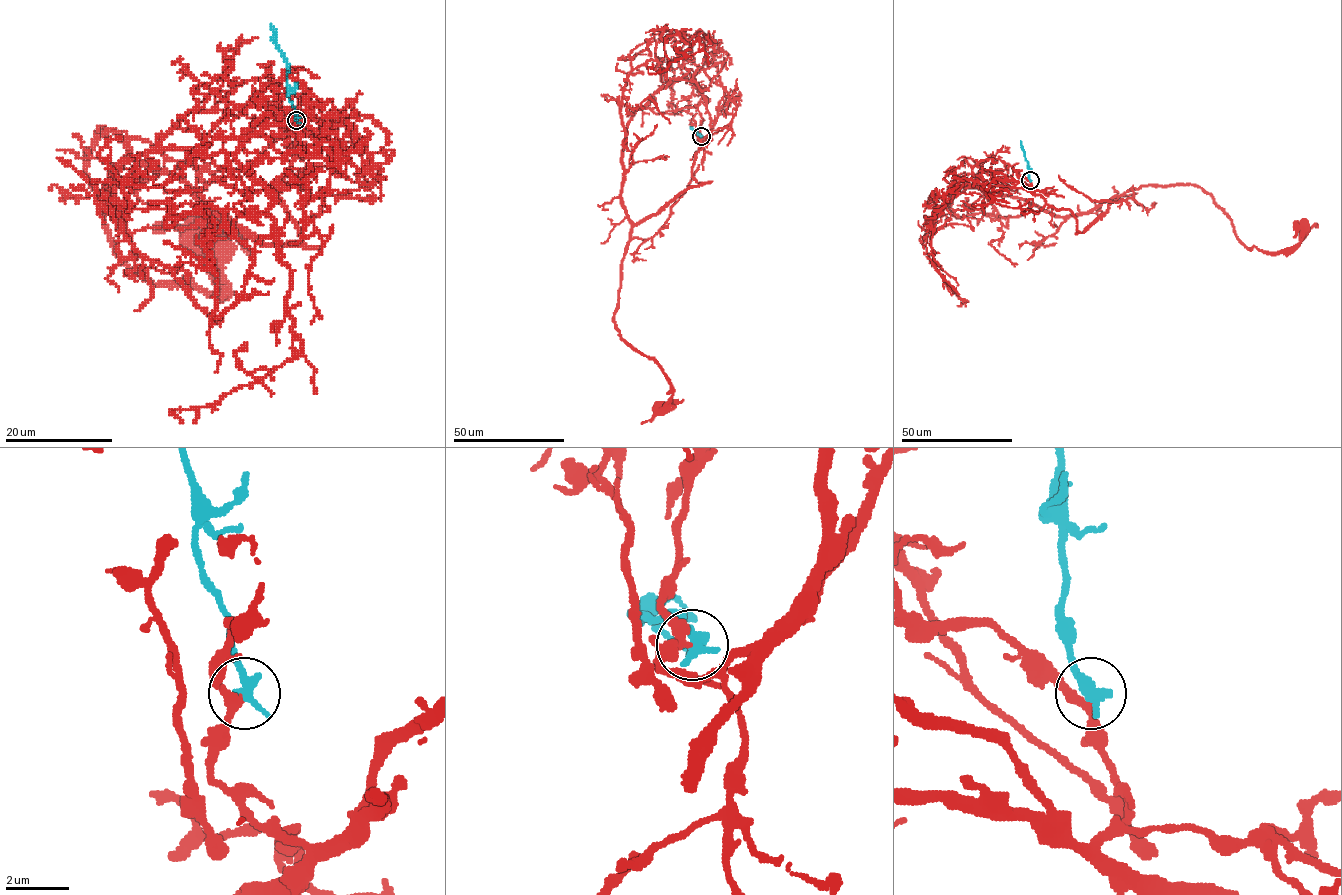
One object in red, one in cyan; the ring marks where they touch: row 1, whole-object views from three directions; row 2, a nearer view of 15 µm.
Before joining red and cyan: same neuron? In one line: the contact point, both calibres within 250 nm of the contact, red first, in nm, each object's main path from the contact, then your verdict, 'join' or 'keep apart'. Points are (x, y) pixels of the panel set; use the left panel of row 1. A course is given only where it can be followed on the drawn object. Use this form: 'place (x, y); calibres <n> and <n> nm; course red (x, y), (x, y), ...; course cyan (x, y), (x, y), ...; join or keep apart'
place (296, 120); calibres 220 and 440 nm; course red (297, 121), (275, 193), (299, 240), (275, 244), (100, 129), (115, 252), (226, 292), (203, 232); course cyan (297, 119), (289, 97), (287, 62), (274, 41), (274, 29), (270, 23); join

